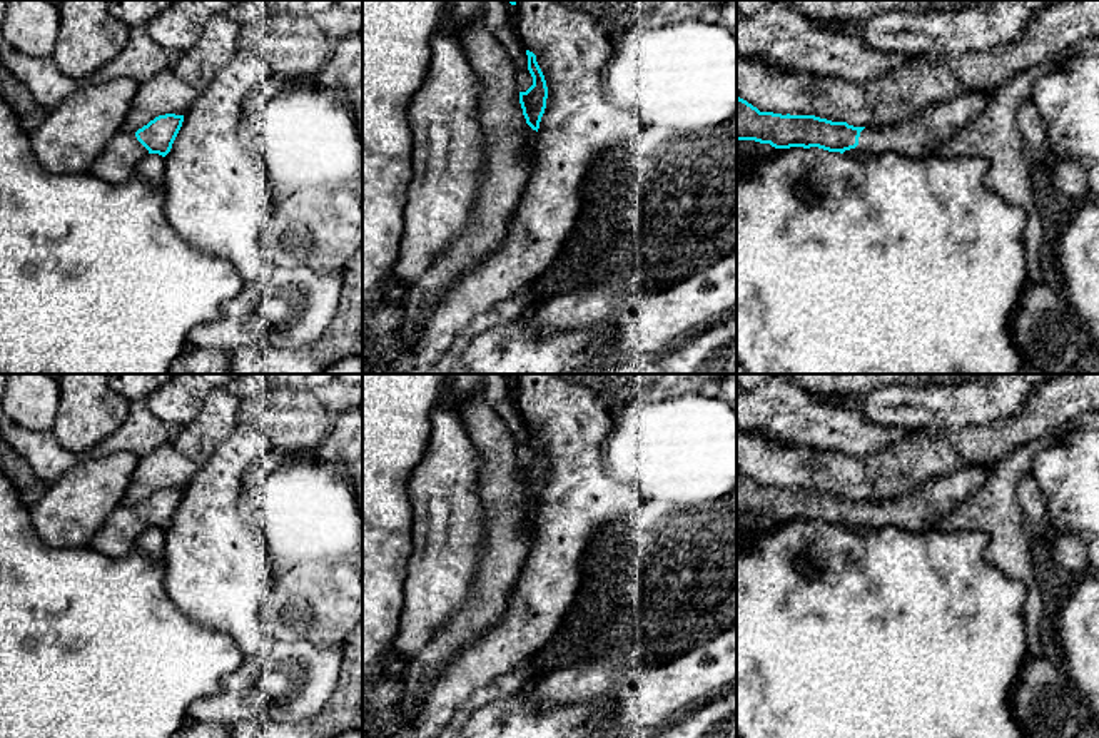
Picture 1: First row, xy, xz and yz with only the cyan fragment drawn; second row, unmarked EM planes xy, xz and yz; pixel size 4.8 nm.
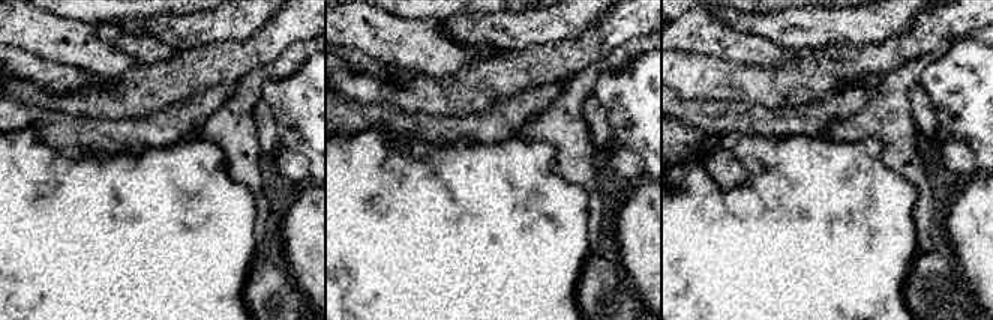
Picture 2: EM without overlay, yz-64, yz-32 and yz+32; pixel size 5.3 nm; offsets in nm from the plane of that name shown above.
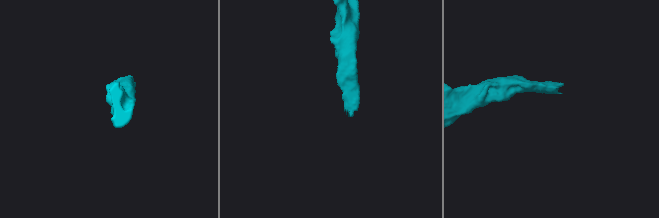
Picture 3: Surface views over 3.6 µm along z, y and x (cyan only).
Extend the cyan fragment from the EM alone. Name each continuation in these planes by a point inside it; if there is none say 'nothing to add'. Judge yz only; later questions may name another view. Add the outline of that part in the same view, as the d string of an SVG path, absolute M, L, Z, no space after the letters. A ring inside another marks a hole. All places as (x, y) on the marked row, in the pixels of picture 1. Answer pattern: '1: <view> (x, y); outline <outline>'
1: yz (917, 137); outline M964 94L942 105L924 109L915 119L889 127L865 127L858 145L845 150L852 157L875 157L894 152L909 159L930 157L935 147L949 140L989 105L984 94Z

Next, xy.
1: xy (117, 162); outline M120 130L105 145L90 174L112 184L124 184L147 155L149 150L137 140L135 134Z

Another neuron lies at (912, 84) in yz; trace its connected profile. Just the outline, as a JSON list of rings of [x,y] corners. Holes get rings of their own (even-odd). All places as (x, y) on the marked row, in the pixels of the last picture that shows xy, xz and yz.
[[[1056,0],[1031,18],[1012,42],[962,55],[919,53],[895,57],[890,70],[874,80],[855,83],[798,68],[782,72],[757,57],[737,57],[737,97],[760,112],[815,115],[853,127],[889,127],[915,119],[924,109],[942,105],[964,94],[987,94],[1027,70],[1042,70],[1087,38],[1099,35],[1099,0]]]

